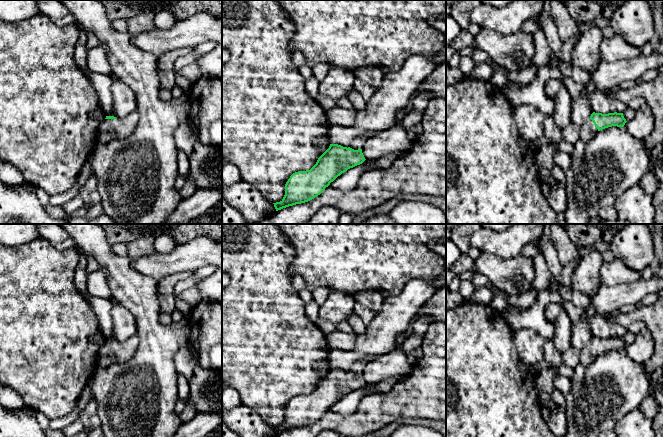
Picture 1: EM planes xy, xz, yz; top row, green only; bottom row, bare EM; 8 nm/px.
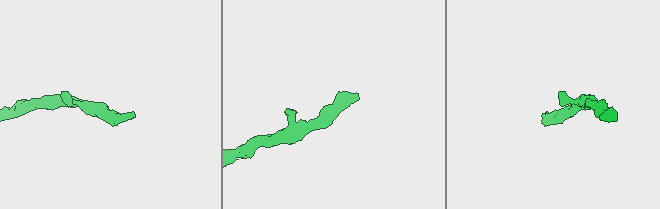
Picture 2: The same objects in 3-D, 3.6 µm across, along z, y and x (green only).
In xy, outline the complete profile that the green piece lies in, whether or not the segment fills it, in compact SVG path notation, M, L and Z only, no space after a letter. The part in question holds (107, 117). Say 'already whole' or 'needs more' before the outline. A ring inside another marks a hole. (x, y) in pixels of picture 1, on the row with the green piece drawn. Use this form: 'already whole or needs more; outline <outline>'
needs more; outline M137 111L129 114L124 119L106 116L99 128L99 141L109 142L131 136L135 131L138 121L139 114Z

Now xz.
needs more; outline M369 136L354 138L348 148L330 144L310 170L293 173L285 184L283 199L273 203L276 211L314 199L342 173L362 164L366 160L362 147Z

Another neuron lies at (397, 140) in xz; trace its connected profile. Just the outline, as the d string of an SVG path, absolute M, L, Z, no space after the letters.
M402 125L370 135L364 142L362 153L366 160L376 160L388 154L407 155L414 144L414 137Z

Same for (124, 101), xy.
M113 80L112 84L113 104L107 116L124 119L129 114L137 111L137 102L134 92L120 80Z

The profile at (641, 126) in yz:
M644 104L636 110L635 117L625 123L624 128L631 136L642 141L653 132L655 120L651 108Z

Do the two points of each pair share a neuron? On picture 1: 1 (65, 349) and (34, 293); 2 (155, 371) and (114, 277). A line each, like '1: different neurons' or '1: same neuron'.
1: same neuron
2: same neuron

